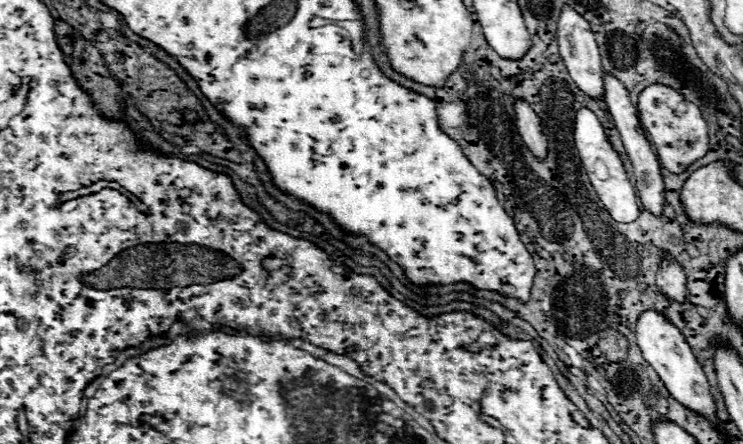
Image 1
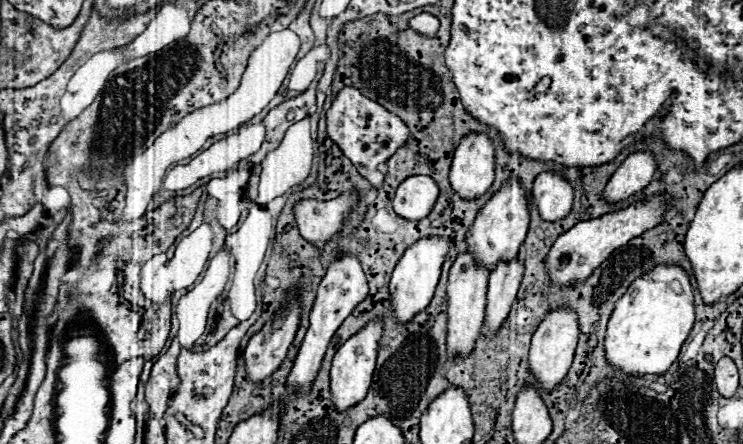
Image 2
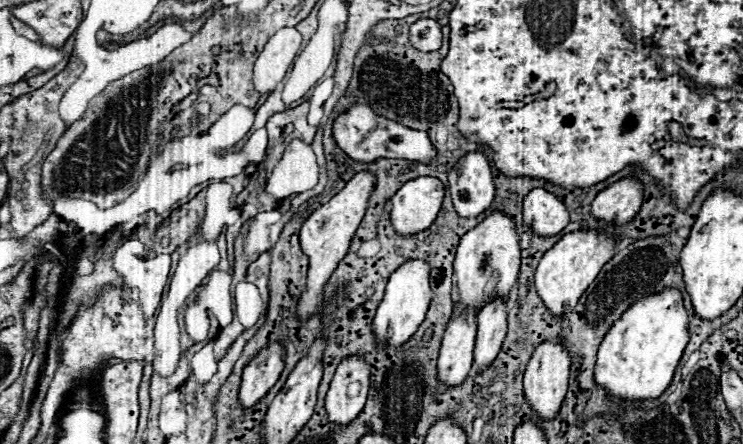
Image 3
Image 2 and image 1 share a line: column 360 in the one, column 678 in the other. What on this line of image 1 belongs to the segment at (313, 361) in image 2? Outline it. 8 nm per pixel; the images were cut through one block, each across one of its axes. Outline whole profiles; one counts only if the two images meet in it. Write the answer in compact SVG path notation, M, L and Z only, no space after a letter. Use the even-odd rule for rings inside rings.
M666 258L656 276L658 288L672 300L684 302L686 300L686 276L680 266L676 266L670 258Z

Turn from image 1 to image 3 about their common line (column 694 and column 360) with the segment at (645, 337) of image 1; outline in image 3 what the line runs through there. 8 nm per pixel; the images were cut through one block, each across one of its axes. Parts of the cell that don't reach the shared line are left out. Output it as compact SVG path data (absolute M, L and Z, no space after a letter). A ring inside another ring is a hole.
M362 356L346 358L338 366L328 396L326 396L326 410L328 420L340 426L348 426L352 420L358 418L366 404L368 388L370 388L370 370Z

